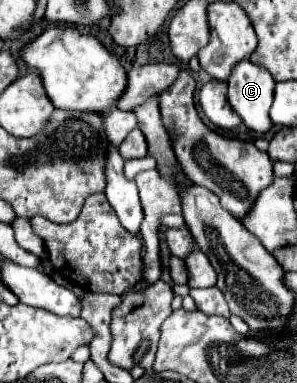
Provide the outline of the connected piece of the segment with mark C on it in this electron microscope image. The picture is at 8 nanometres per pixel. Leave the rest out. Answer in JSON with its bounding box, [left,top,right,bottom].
[228,59,276,133]

